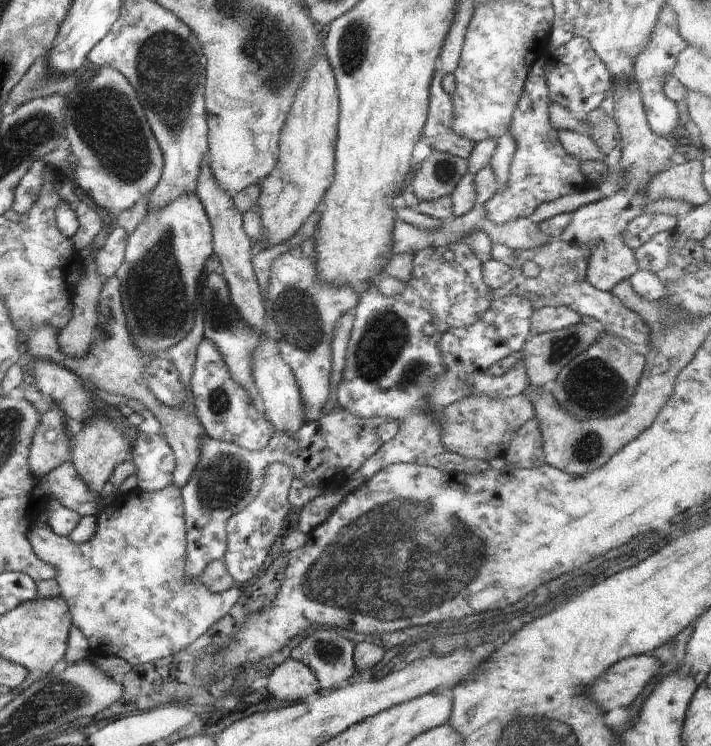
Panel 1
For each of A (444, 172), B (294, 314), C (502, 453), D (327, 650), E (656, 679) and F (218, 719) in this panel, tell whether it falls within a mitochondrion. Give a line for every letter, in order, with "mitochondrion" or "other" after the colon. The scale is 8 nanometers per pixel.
A: mitochondrion
B: mitochondrion
C: other
D: mitochondrion
E: other
F: other

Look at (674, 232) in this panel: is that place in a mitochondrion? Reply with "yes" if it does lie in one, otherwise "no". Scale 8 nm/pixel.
no

